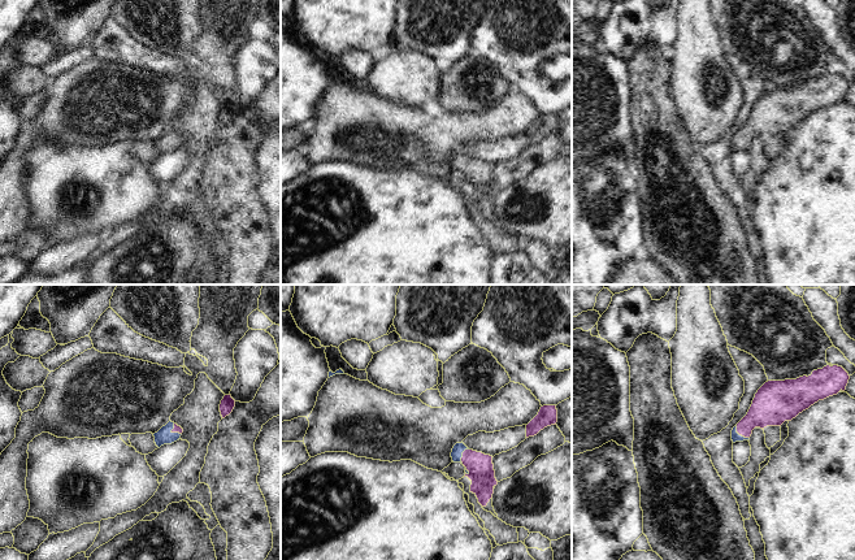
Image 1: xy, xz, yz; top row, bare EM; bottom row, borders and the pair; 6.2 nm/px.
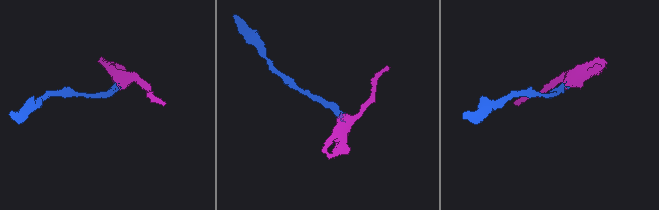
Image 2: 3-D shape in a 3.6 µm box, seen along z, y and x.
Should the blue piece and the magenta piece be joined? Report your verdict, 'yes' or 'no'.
yes

